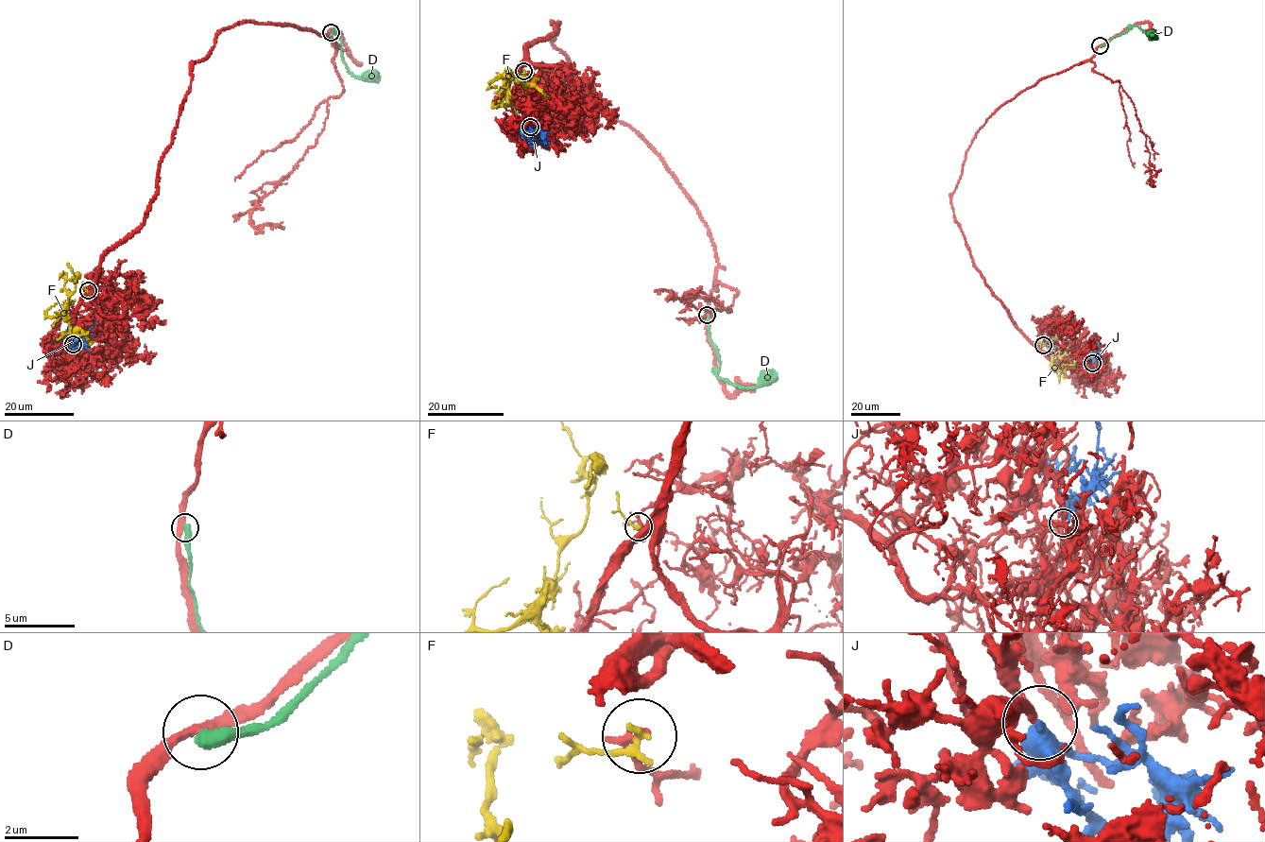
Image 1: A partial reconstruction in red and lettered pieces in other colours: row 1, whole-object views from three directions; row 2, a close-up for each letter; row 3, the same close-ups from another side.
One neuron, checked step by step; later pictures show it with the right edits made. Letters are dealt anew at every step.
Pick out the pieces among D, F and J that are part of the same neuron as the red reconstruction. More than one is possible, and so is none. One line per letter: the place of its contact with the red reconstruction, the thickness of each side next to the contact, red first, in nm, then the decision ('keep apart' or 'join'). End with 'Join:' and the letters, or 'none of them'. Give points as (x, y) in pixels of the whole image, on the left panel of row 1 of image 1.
D: meets red at (331, 32); 280 nm thick on the red side, 460 nm on the other; keep apart
F: meets red at (88, 290); 130 nm thick on the red side, 200 nm on the other; keep apart
J: meets red at (73, 344); 200 nm thick on the red side, 460 nm on the other; join
Join: J

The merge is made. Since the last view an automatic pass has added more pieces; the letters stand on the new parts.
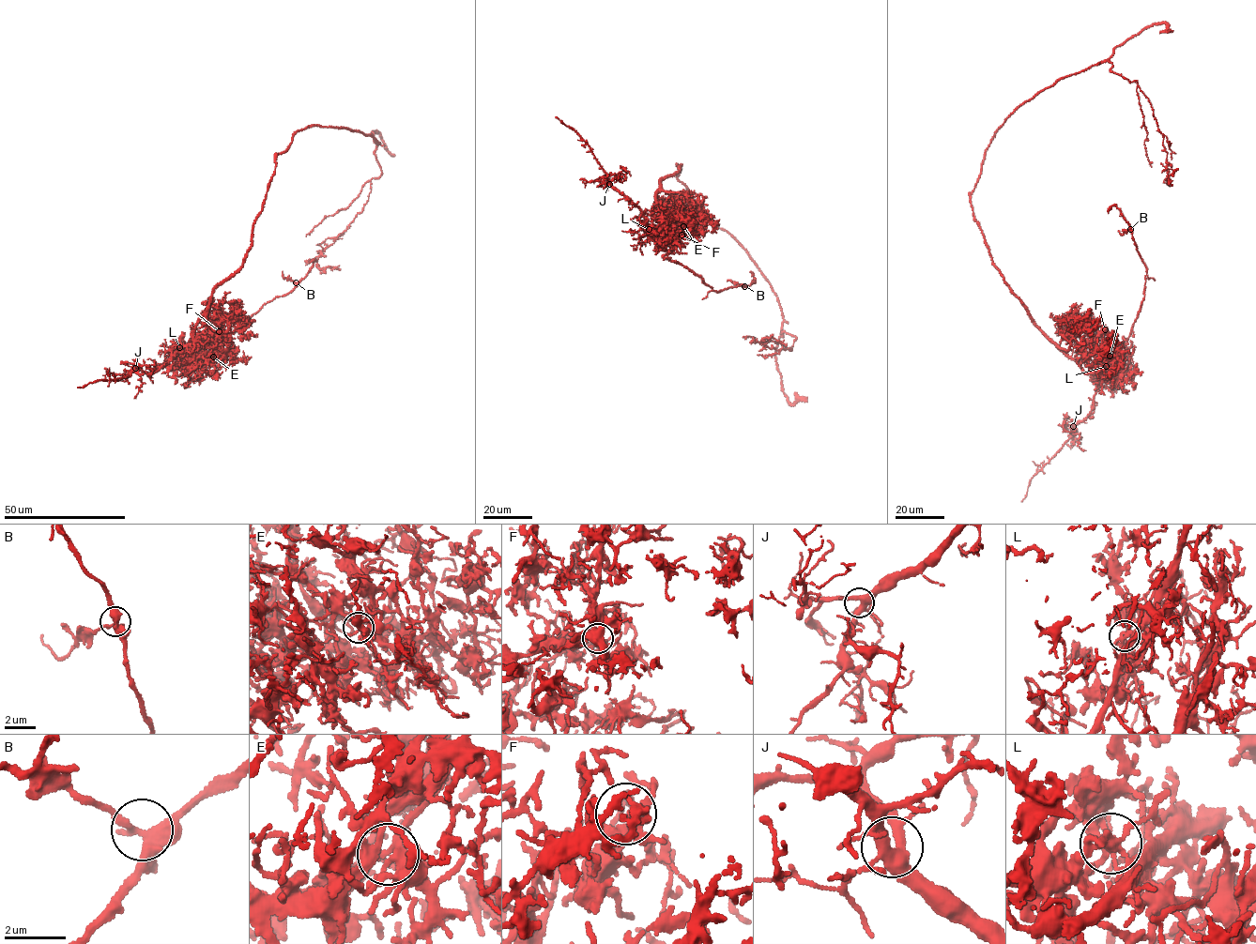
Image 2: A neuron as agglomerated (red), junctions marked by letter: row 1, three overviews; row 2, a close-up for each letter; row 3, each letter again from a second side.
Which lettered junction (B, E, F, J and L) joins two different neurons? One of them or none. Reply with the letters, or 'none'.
L

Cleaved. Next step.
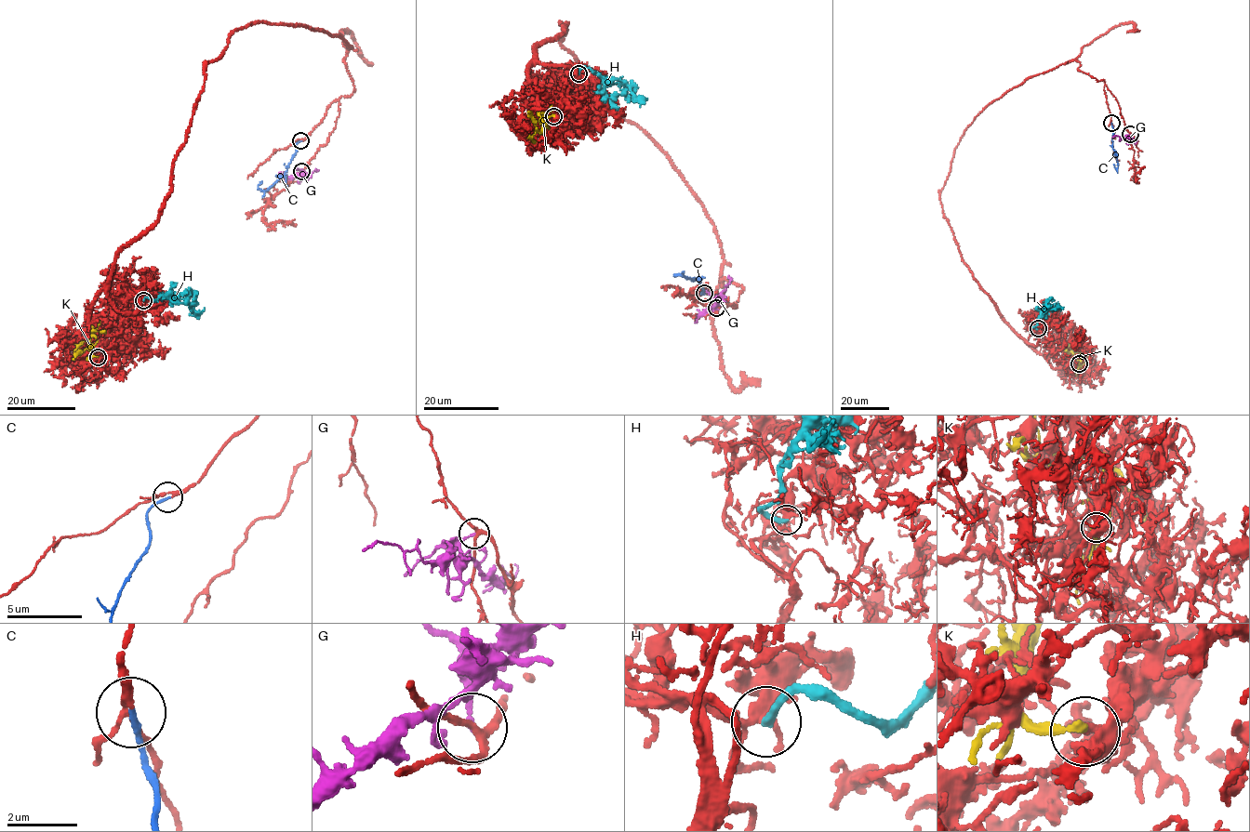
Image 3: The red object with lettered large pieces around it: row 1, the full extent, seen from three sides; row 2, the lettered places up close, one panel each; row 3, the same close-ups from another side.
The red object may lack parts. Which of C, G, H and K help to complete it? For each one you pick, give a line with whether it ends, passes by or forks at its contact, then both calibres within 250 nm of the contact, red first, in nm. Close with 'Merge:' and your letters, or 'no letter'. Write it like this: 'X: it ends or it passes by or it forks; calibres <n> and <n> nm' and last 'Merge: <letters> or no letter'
C: it ends; calibres 160 and 160 nm
Merge: C

